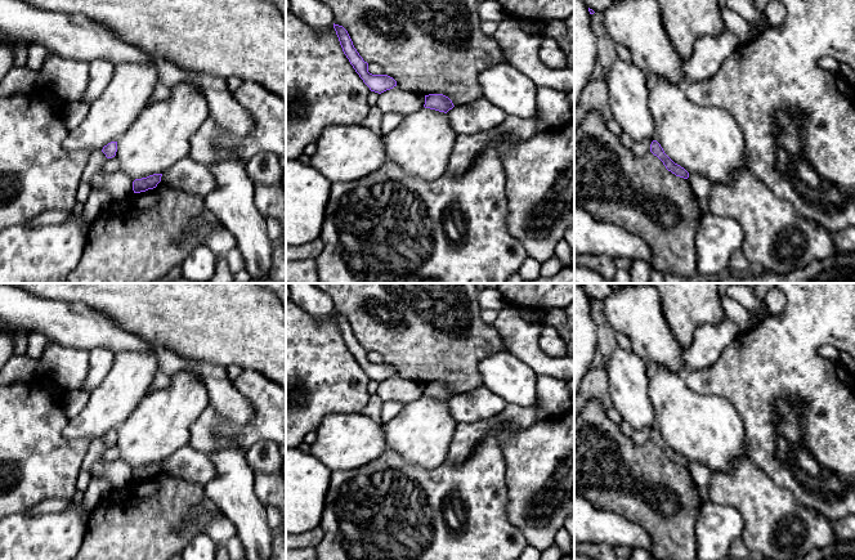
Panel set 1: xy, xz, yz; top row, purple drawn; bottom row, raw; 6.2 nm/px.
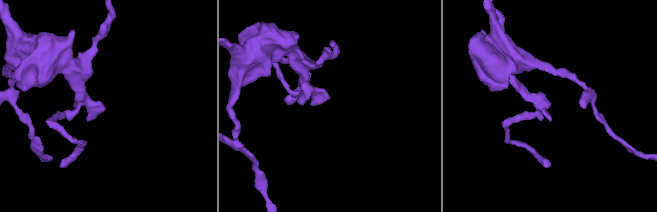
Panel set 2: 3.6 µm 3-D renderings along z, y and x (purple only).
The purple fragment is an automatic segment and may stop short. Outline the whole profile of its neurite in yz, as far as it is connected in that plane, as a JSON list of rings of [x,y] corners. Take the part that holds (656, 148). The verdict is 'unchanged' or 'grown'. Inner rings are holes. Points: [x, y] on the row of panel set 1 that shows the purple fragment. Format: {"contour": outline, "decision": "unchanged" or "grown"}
{"contour": [[[653,140],[650,144],[650,152],[657,156],[663,165],[666,166],[666,169],[668,171],[671,171],[672,174],[675,174],[676,176],[688,179],[689,178],[689,173],[681,167],[680,165],[675,163],[663,151],[663,148],[661,147],[661,144],[657,140]]], "decision": "unchanged"}

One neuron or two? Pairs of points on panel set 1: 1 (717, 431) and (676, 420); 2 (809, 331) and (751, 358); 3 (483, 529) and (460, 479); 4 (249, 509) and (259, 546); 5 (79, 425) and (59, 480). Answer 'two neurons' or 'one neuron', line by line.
1: one neuron
2: one neuron
3: one neuron
4: one neuron
5: two neurons

